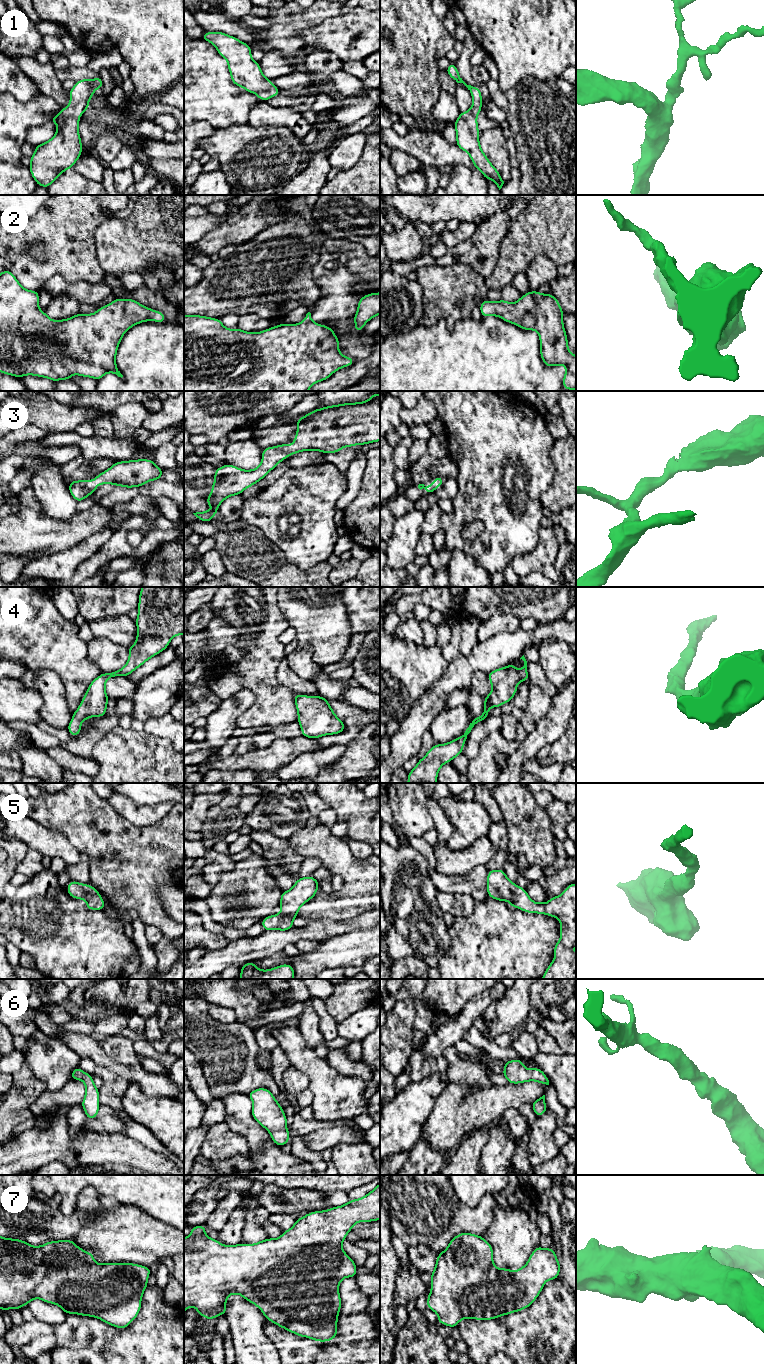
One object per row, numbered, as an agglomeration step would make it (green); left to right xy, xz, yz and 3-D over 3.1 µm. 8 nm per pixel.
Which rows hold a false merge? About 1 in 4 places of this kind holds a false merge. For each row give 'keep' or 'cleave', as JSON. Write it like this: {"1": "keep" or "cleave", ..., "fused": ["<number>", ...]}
{"1": "keep", "2": "keep", "3": "keep", "4": "keep", "5": "keep", "6": "keep", "7": "keep", "fused": []}

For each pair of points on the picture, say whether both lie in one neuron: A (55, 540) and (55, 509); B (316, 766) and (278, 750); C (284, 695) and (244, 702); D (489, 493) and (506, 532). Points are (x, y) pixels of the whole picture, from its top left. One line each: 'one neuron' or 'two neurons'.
A: two neurons
B: two neurons
C: two neurons
D: one neuron

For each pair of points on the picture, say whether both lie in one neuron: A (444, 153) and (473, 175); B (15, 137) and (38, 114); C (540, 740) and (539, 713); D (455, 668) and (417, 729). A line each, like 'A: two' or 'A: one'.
A: two
B: one
C: two
D: one

